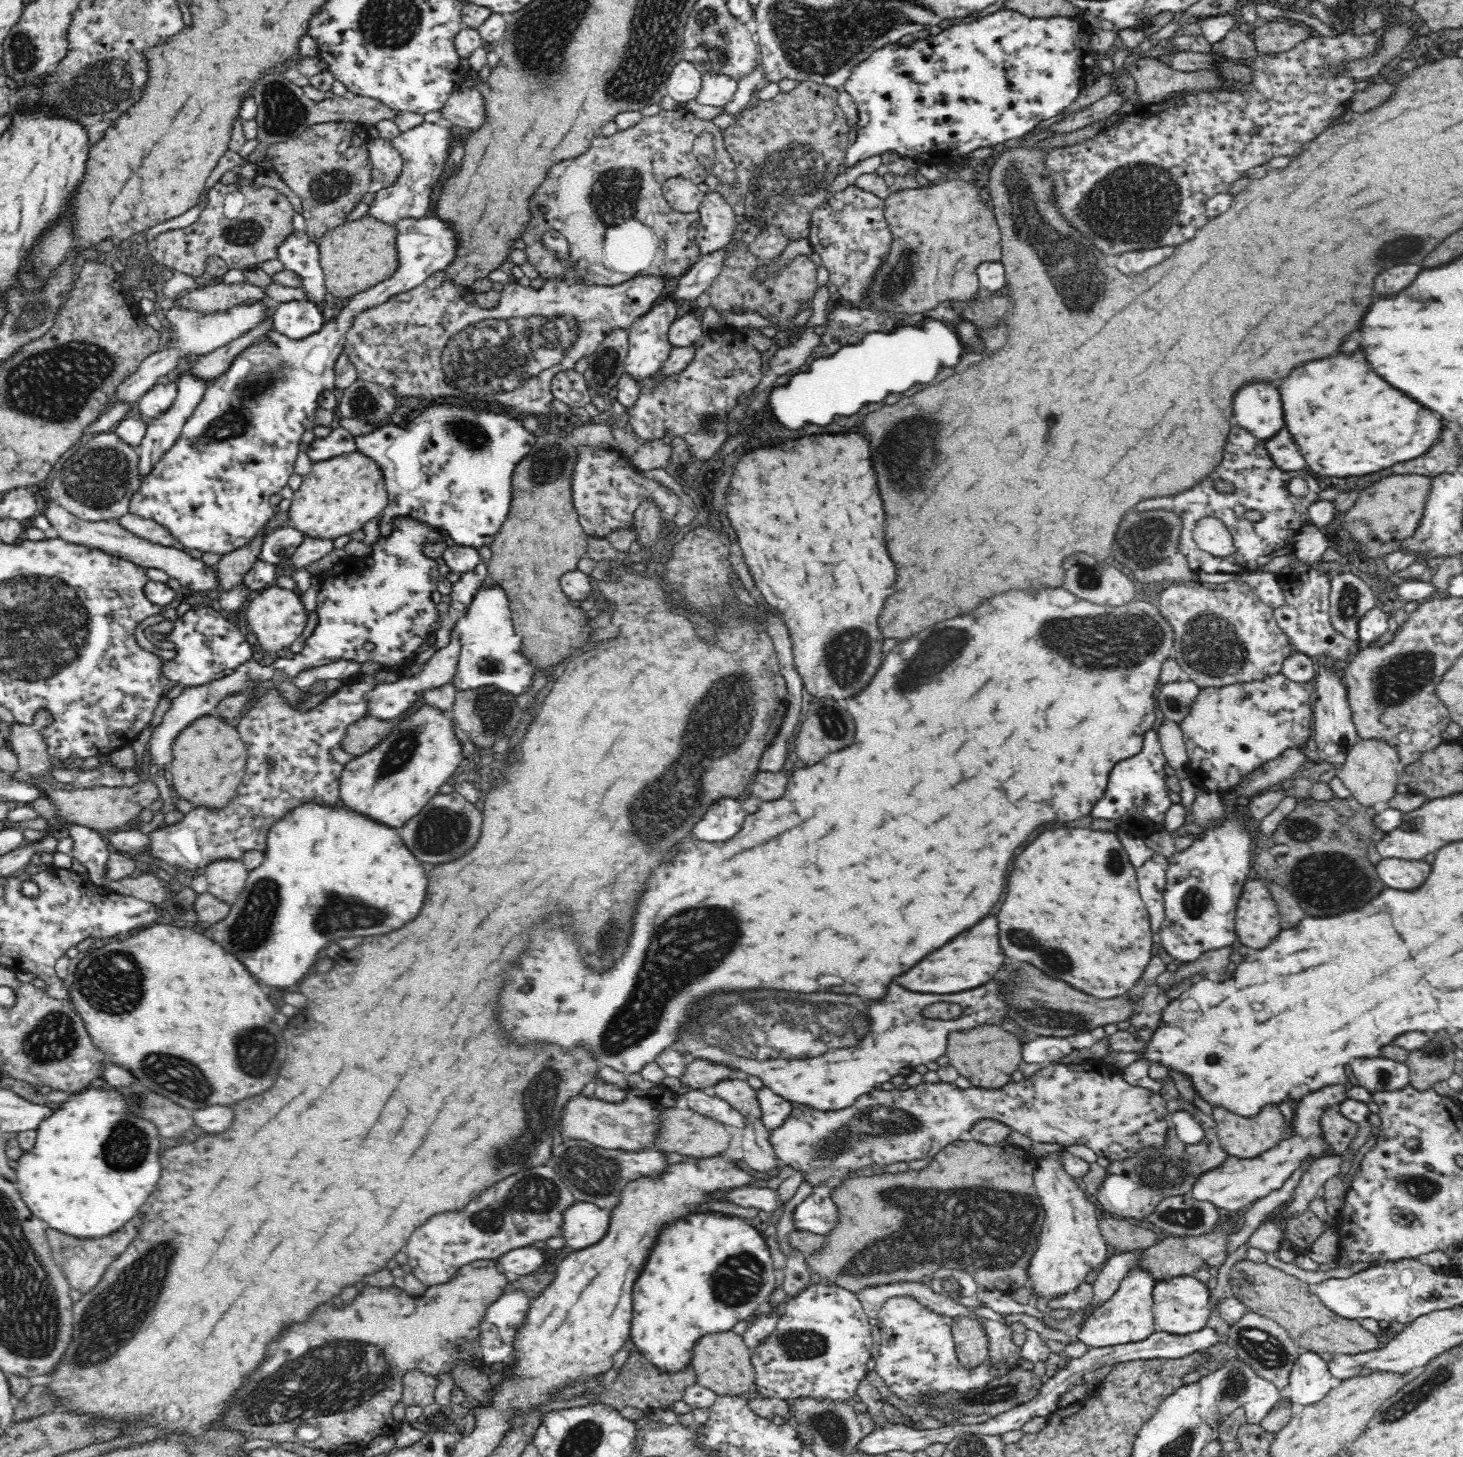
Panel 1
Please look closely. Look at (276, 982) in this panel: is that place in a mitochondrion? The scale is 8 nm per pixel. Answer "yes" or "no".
no

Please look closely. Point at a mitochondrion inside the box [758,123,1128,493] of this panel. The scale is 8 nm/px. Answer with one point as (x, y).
(1087, 279)

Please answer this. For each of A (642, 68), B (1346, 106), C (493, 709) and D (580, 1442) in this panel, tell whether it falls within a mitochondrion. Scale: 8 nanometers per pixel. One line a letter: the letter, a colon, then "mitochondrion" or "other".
A: mitochondrion
B: other
C: mitochondrion
D: mitochondrion

